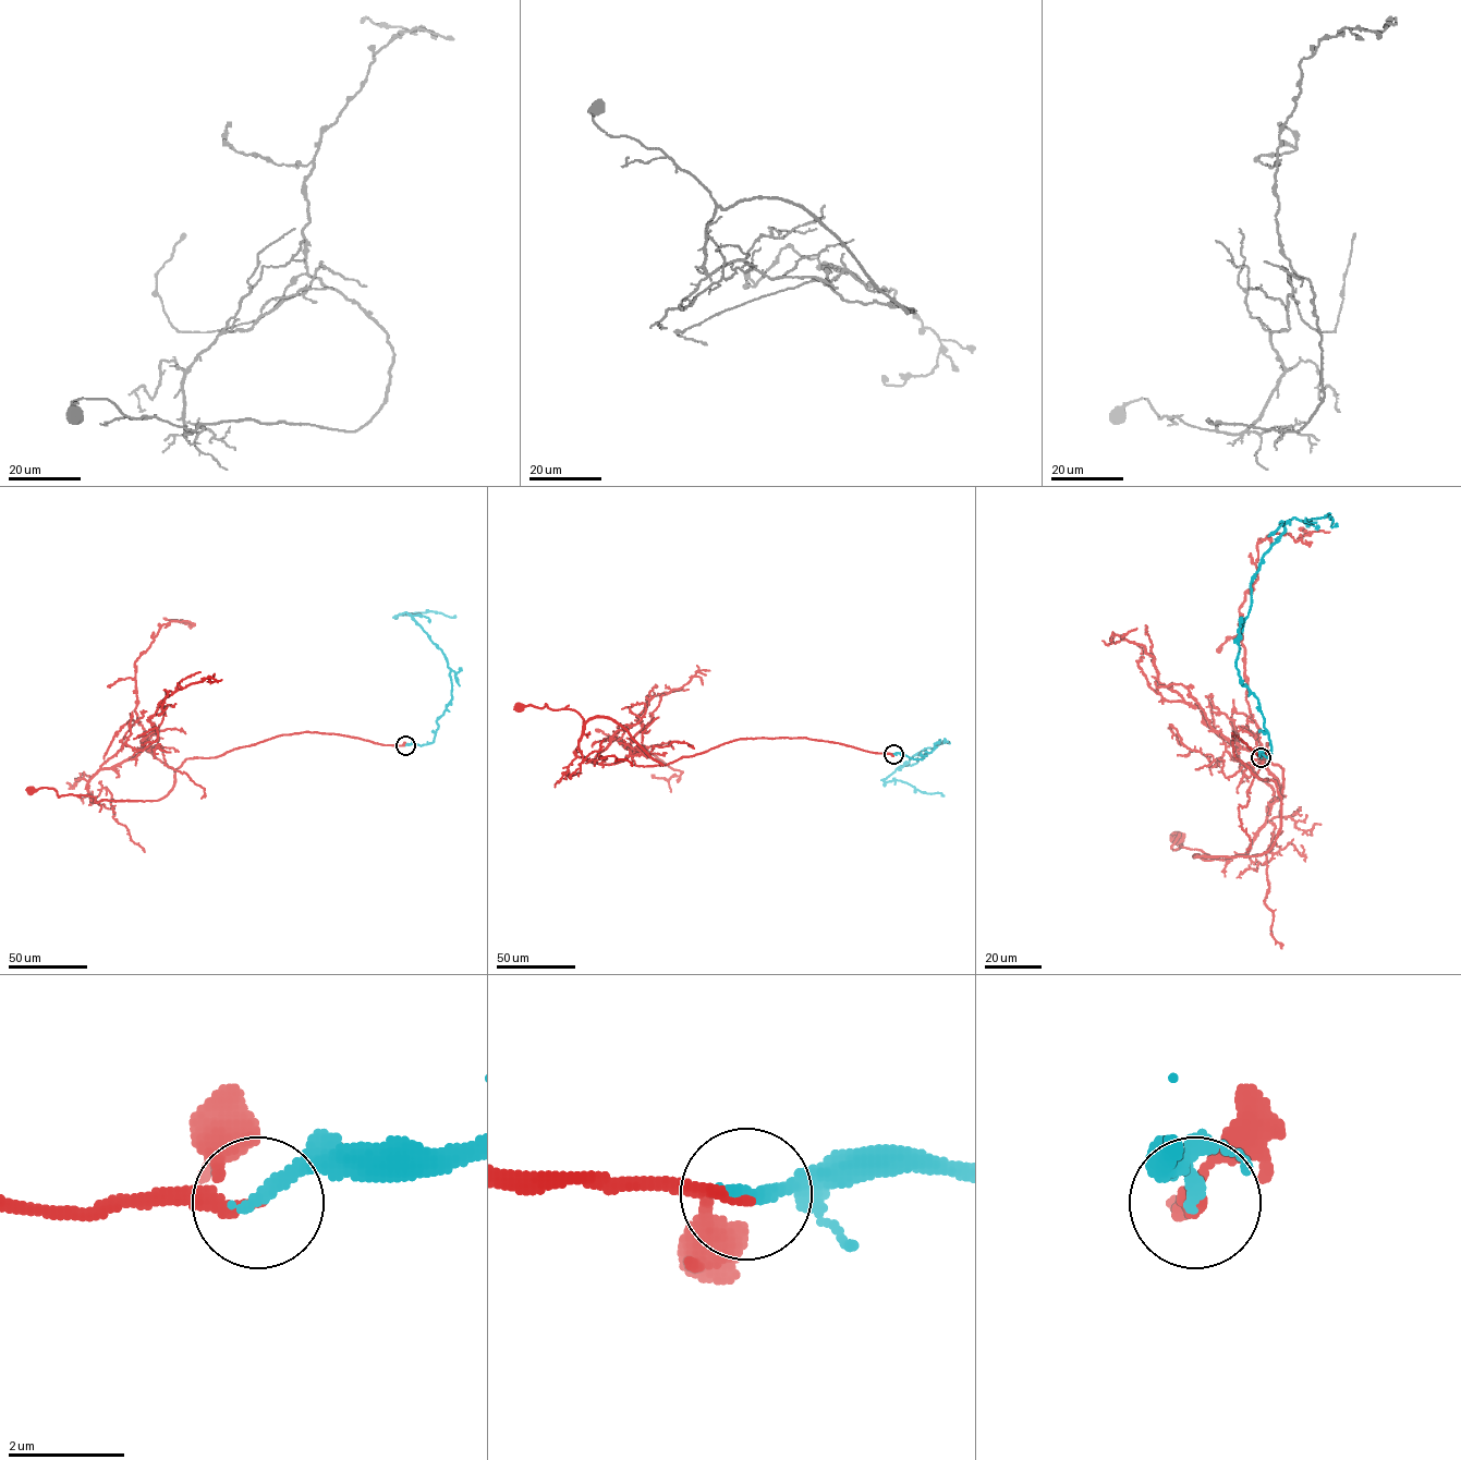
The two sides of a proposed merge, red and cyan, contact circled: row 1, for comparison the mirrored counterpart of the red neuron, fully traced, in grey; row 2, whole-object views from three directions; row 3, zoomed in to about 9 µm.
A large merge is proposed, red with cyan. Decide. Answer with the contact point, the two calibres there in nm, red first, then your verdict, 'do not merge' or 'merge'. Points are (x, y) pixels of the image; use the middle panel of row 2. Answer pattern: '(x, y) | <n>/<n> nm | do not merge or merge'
(893, 754) | 160/240 nm | merge

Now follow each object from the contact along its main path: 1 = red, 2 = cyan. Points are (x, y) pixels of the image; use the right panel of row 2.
1: (1261, 756), (1232, 733), (1234, 756), (1281, 797), (1267, 851), (1194, 855), (1207, 860), (1173, 849), (1178, 839)
2: (1261, 756), (1271, 753), (1268, 732), (1237, 664), (1251, 581), (1293, 518), (1310, 524), (1329, 516), (1337, 525)

